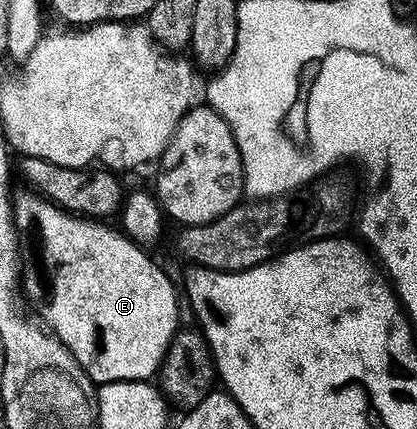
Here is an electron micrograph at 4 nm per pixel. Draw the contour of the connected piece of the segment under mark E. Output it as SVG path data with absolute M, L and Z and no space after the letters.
M34 196L31 202L26 198L19 202L17 199L16 206L19 211L30 206L26 222L38 237L34 274L40 281L46 282L45 325L49 333L63 343L91 383L153 379L180 326L178 298L174 295L174 286L170 283L169 276L146 255L149 253L145 249L135 245L121 229L114 227L113 230L112 227L105 226L102 223L105 221L75 216L41 196Z

